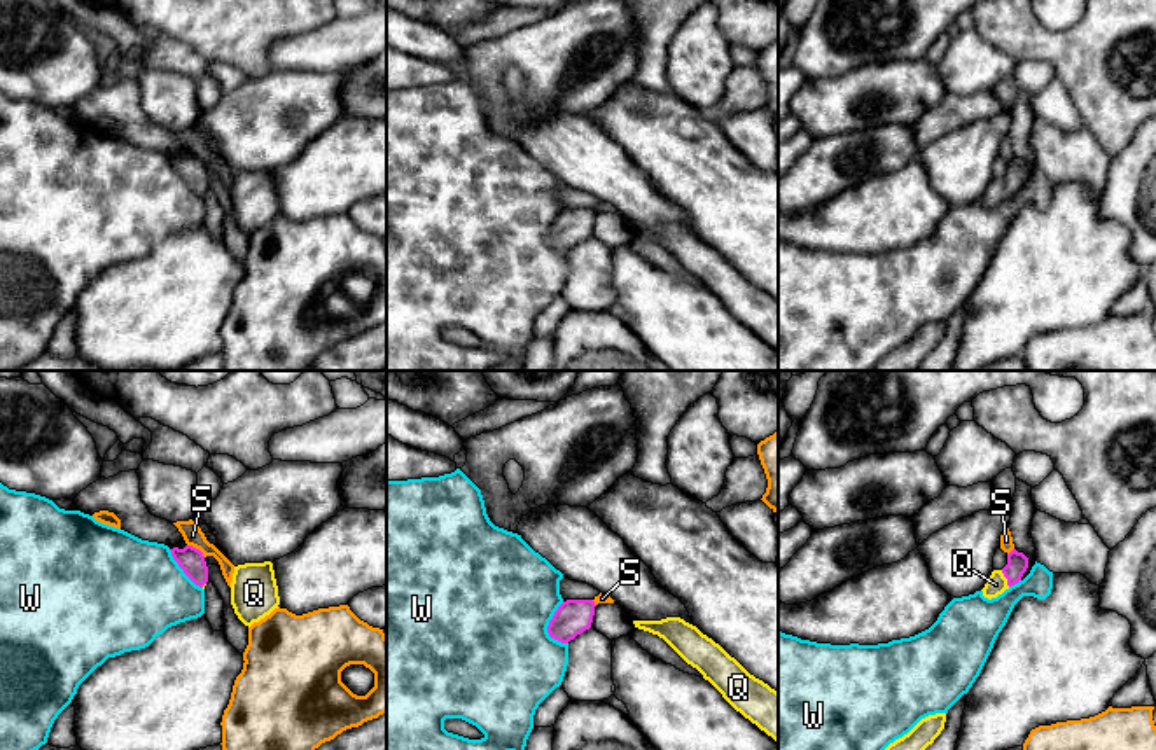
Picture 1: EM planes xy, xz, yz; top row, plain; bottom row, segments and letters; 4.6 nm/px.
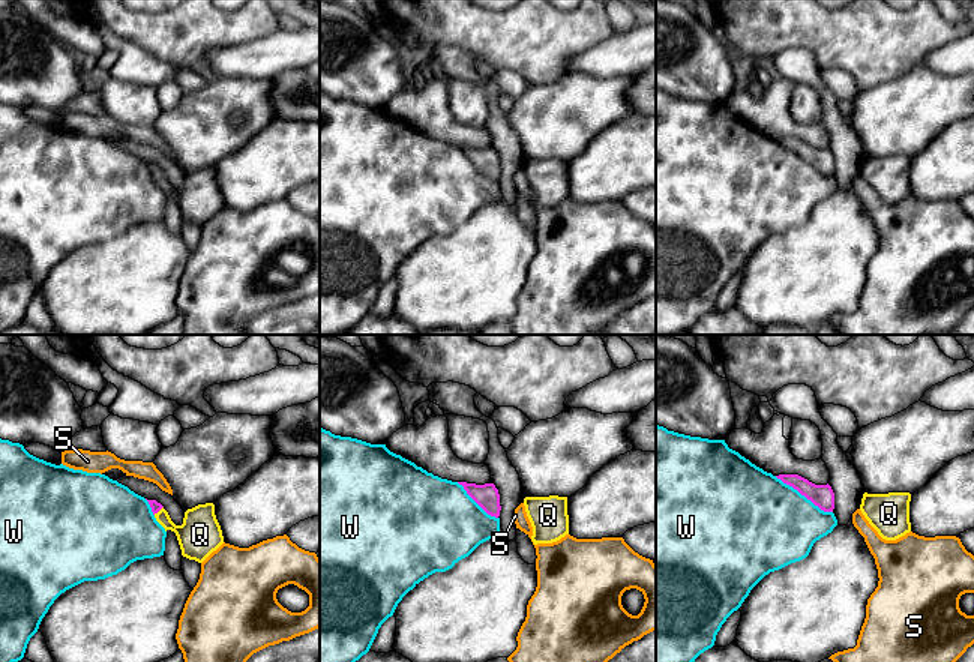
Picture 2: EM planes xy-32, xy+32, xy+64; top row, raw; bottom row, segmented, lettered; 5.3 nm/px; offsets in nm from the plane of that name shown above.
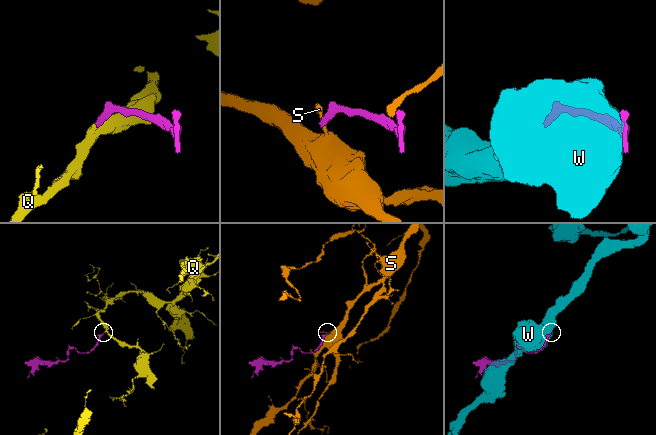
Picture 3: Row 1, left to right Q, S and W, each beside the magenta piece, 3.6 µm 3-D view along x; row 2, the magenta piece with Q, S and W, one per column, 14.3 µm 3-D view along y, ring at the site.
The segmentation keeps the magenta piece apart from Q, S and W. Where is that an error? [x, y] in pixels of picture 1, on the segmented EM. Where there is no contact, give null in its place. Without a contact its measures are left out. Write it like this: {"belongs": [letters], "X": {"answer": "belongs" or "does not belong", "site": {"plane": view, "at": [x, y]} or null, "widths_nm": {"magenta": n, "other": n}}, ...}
{"belongs": ["Q"], "Q": {"answer": "belongs", "site": {"plane": "yz", "at": [1006, 577]}, "widths_nm": {"magenta": 100, "other": 90}}, "S": {"answer": "does not belong", "site": {"plane": "xy", "at": [194, 548]}, "widths_nm": {"magenta": 120, "other": 90}}, "W": {"answer": "does not belong", "site": {"plane": "xz", "at": [548, 628]}, "widths_nm": {"magenta": 160, "other": 500}}}

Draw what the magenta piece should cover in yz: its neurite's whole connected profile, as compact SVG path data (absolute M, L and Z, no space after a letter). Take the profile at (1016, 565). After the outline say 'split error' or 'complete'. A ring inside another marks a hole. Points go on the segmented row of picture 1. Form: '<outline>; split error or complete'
M1013 549L1007 554L1007 565L1002 570L993 570L988 577L983 596L992 600L1002 594L1011 586L1018 584L1028 568L1028 558L1023 552Z; split error

